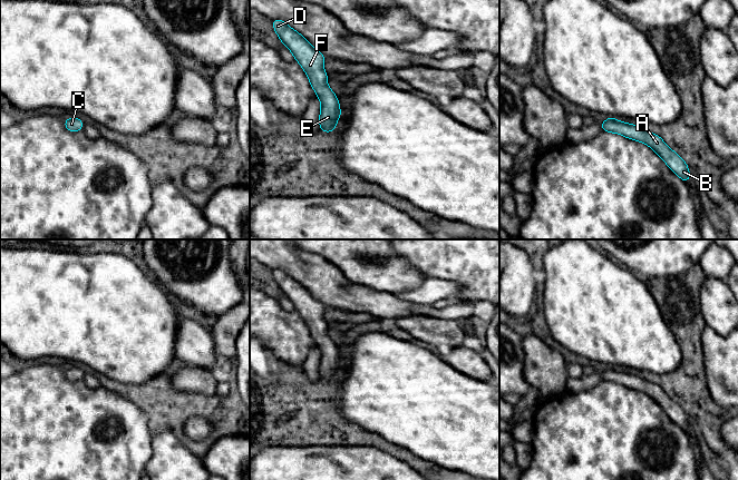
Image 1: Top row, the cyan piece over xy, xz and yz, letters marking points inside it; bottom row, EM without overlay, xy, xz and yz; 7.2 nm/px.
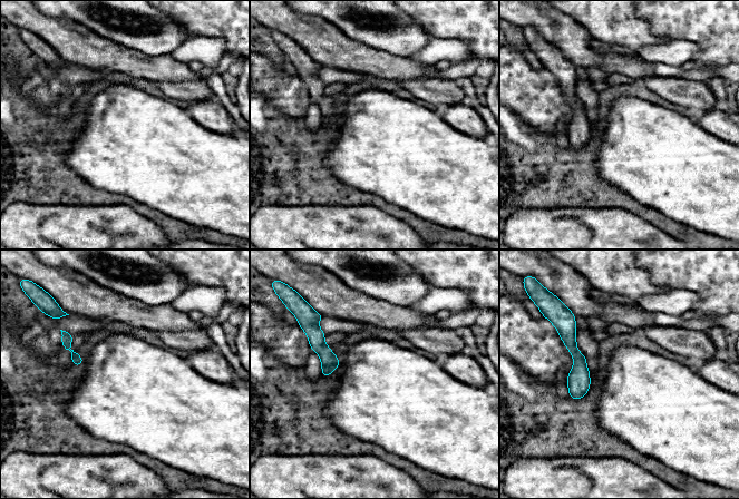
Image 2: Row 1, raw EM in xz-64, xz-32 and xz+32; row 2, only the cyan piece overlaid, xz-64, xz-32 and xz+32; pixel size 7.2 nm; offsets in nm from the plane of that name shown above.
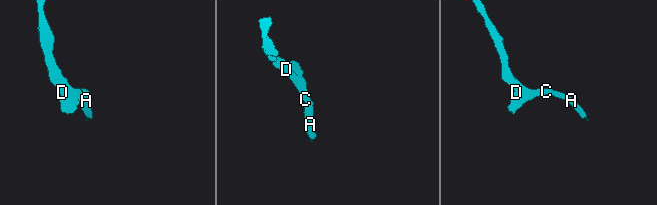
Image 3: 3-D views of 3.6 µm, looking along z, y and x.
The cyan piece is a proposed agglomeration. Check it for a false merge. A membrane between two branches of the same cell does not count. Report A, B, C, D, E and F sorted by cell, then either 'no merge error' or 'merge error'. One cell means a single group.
A B C D E F | no merge error

